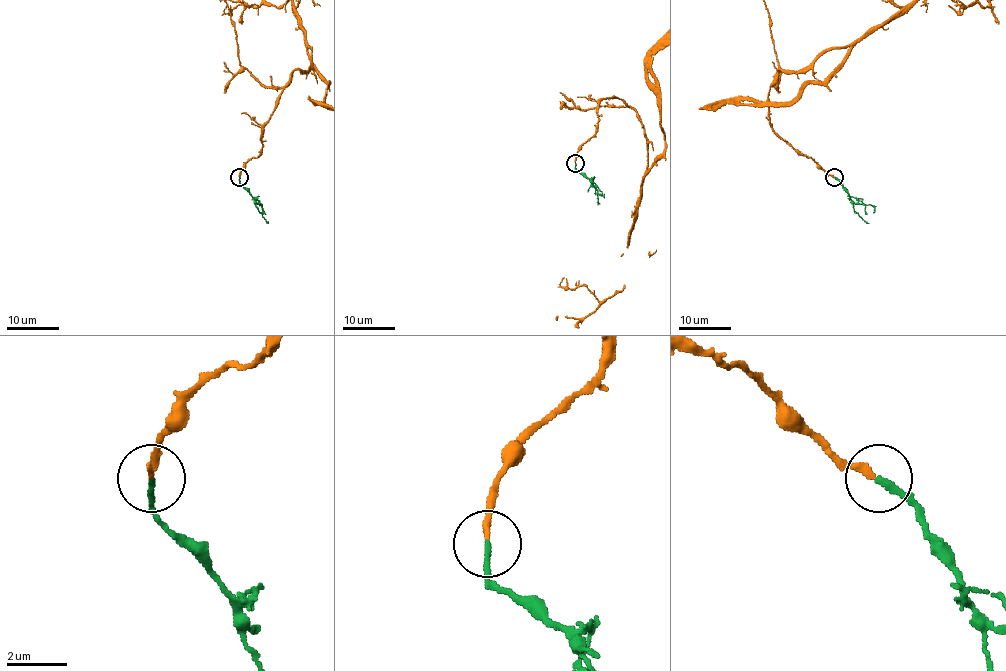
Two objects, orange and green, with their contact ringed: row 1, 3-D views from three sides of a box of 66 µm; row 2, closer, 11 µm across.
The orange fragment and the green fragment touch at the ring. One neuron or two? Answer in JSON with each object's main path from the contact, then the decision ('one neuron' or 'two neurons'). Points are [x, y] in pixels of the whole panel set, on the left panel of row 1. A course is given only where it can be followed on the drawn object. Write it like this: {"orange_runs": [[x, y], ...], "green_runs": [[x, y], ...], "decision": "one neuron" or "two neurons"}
{"orange_runs": [[239, 177], [259, 155], [263, 125], [291, 74], [310, 66], [308, 48], [329, 83], [316, 105]], "green_runs": [[239, 177], [239, 184], [268, 223]], "decision": "one neuron"}

